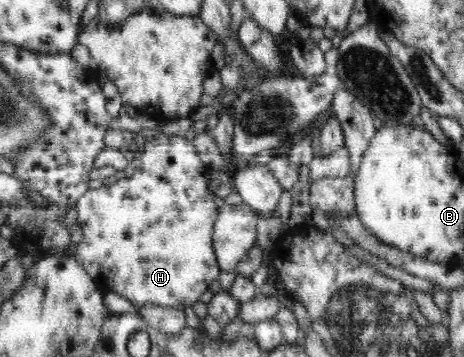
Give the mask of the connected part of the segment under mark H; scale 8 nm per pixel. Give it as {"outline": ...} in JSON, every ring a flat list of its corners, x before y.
{"outline":[[154,133,148,135,145,150,137,154,136,158,128,164,124,172,126,176,118,179,113,186,106,187,101,185,97,188,92,187,86,190,86,193,81,198,78,198,74,208,77,210,77,222,78,226,82,228,83,238,77,244,76,253,73,255,73,258,80,262,80,265,96,281,96,284,103,293,112,291,120,296,124,296,136,308,154,304,156,306,160,305,160,307,166,306,184,310,185,306,193,306,204,290,208,289,208,285,212,280,218,280,221,271,212,242,212,229,220,209,214,203,213,187,208,186,206,183,205,177,210,172,209,167,205,166,204,162,200,159,190,137,167,136,163,133,157,135,157,133]]}

